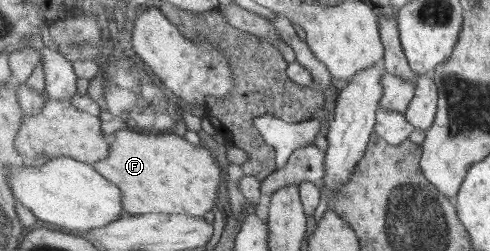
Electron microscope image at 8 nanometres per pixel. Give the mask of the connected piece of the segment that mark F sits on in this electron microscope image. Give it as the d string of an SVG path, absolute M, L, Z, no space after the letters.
M129 128L117 130L110 138L111 154L93 165L103 177L119 185L123 191L123 207L126 214L143 215L154 213L193 214L203 216L212 211L217 201L217 189L221 185L221 169L209 149L191 145L187 139L178 137L170 130L153 129L149 135L141 135Z

